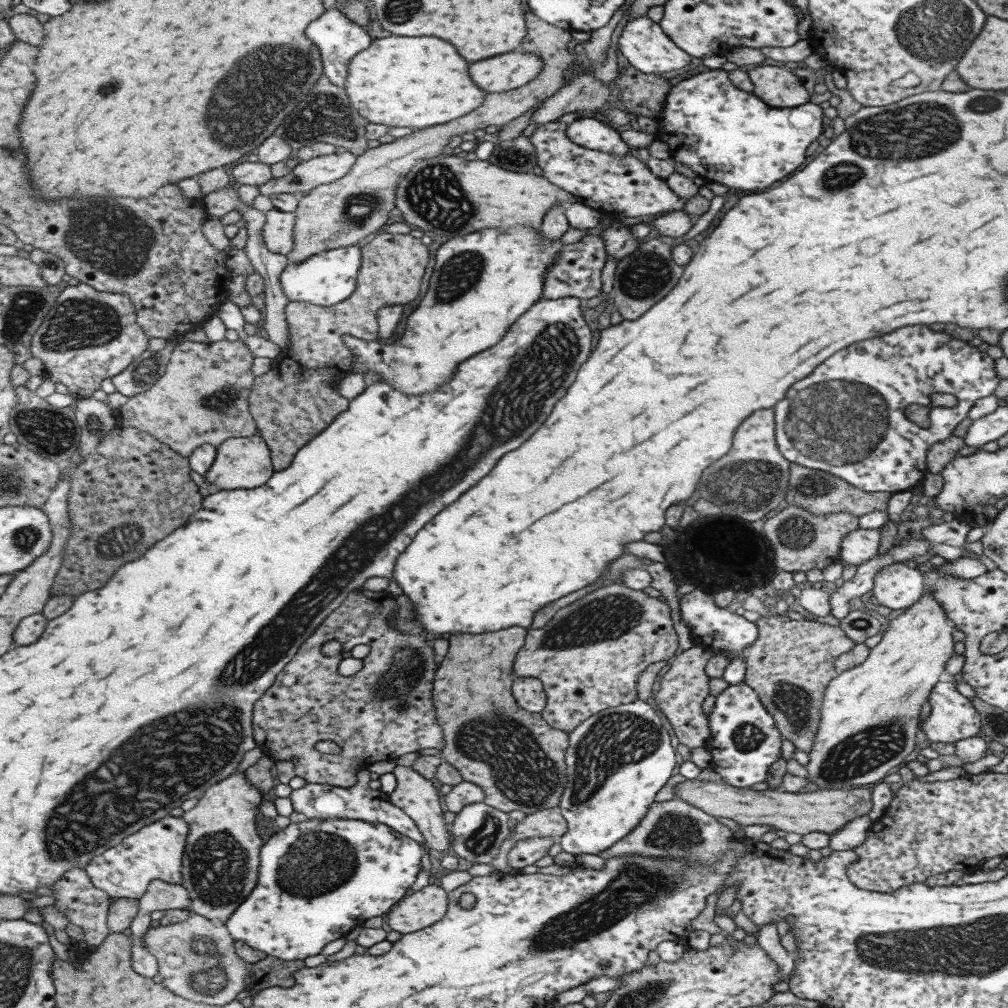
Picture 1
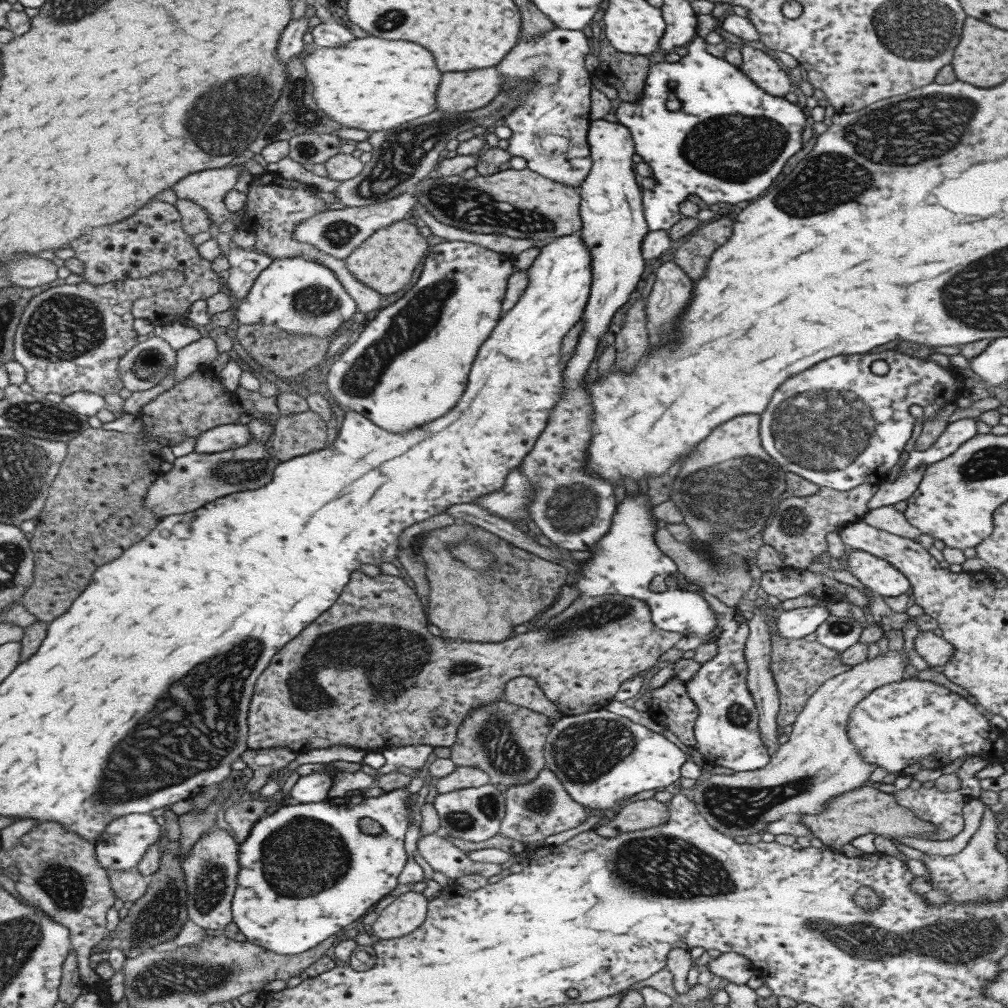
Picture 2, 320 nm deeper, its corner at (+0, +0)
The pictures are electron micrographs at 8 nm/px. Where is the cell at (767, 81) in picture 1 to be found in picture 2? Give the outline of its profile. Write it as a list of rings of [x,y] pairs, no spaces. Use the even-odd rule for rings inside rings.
[[[740,45],[738,49],[741,55],[738,69],[751,79],[757,88],[774,97],[783,97],[794,91],[785,70],[782,70],[773,58],[747,45]]]

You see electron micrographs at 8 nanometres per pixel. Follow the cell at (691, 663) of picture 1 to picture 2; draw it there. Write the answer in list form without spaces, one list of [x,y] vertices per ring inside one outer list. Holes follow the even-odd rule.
[[[671,675],[663,685],[651,690],[651,702],[646,708],[651,720],[669,730],[685,746],[694,746],[692,730],[698,710],[686,695],[683,681]]]

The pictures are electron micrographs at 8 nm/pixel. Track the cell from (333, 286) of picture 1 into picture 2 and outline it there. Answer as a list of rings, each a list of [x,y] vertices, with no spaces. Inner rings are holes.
[[[302,257],[272,259],[237,306],[235,318],[239,325],[260,323],[290,334],[319,338],[332,336],[356,312],[355,302],[345,293],[333,271]]]

